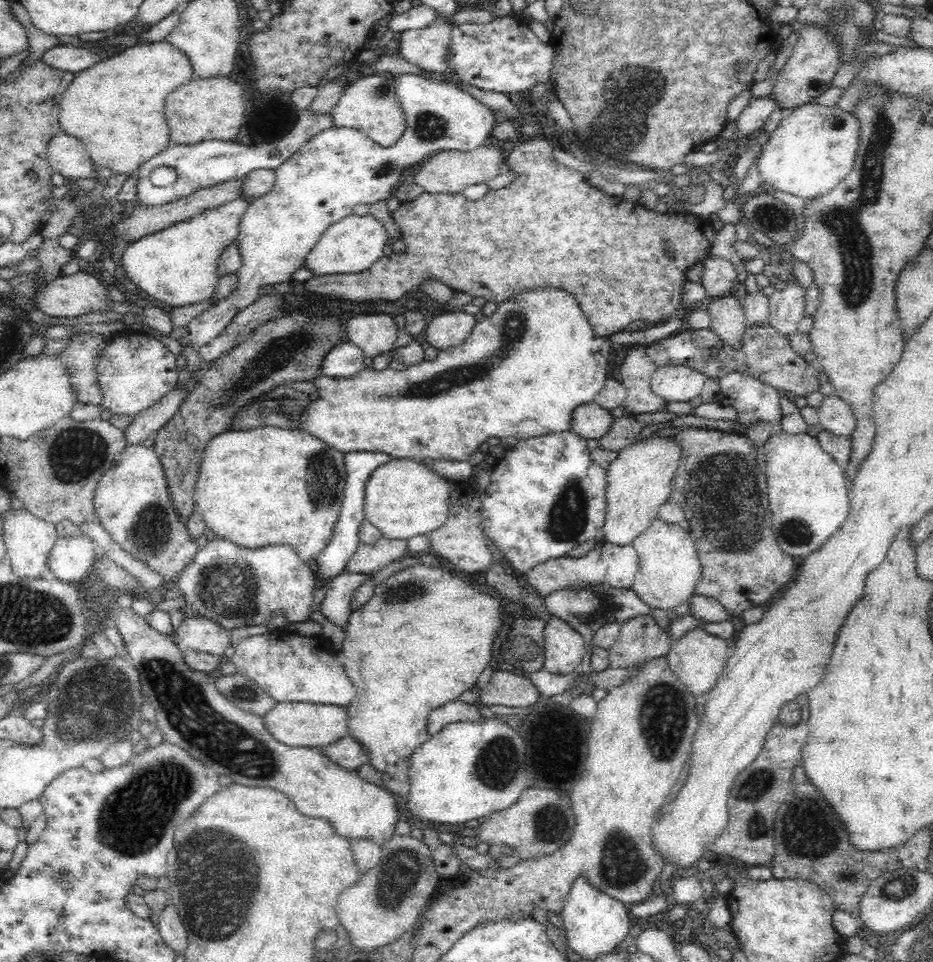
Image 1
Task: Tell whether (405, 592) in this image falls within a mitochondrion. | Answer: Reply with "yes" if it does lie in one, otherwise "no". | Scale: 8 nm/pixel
yes

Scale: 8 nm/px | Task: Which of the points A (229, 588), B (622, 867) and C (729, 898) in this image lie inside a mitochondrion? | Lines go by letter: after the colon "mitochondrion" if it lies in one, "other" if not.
A: mitochondrion
B: mitochondrion
C: other

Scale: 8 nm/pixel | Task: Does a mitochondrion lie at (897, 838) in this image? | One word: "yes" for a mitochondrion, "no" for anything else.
no

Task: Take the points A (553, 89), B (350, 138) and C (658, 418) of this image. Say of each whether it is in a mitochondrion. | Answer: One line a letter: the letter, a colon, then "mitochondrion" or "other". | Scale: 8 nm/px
A: other
B: other
C: other

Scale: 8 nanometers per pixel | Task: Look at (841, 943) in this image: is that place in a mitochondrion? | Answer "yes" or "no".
no

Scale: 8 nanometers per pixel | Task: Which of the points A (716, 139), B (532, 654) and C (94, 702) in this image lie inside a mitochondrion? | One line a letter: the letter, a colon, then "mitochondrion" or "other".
A: other
B: mitochondrion
C: mitochondrion

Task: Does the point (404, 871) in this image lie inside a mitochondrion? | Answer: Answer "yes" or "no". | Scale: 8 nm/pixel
yes

